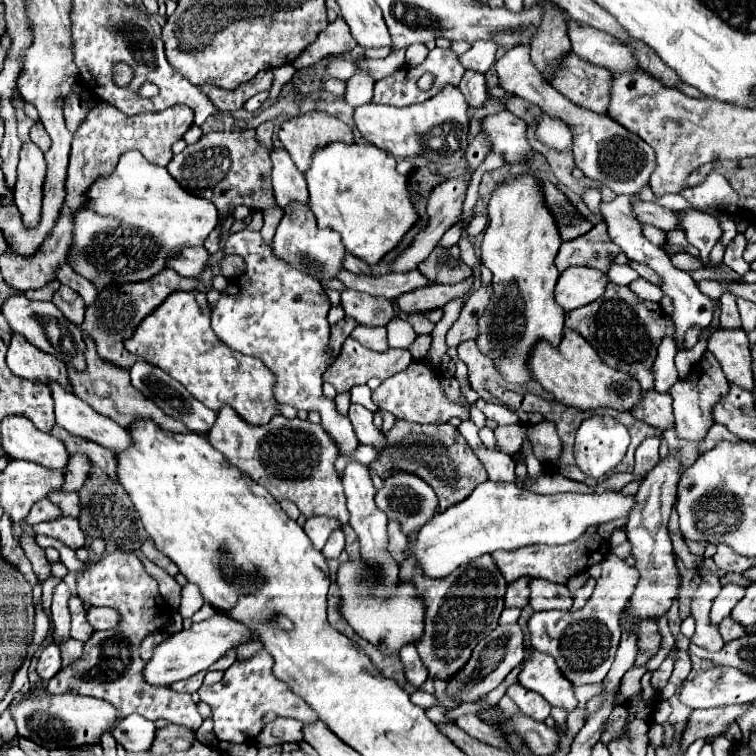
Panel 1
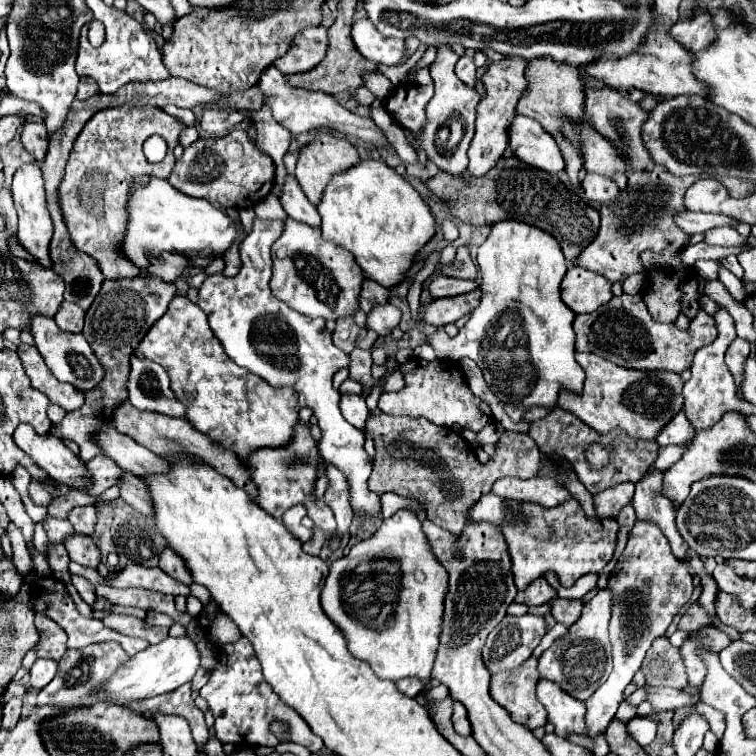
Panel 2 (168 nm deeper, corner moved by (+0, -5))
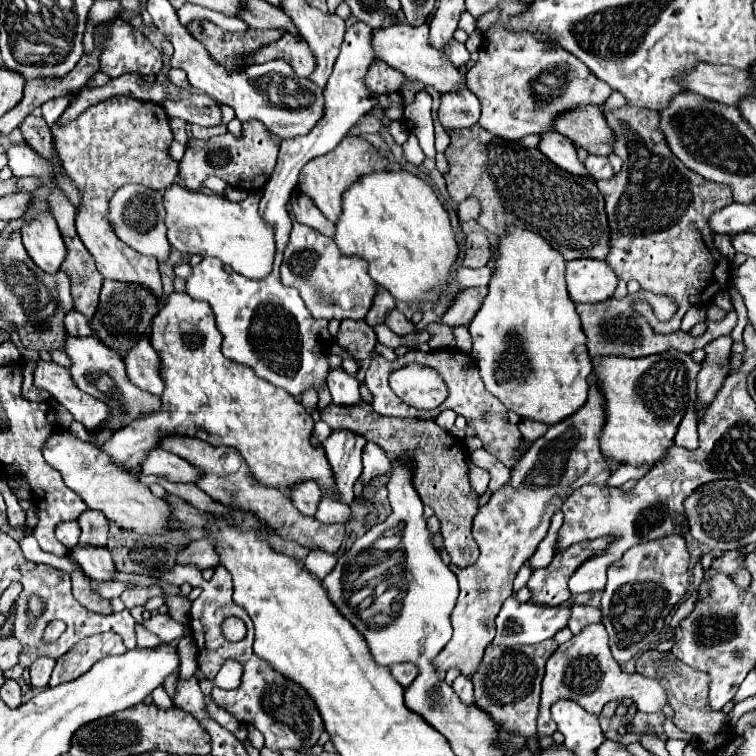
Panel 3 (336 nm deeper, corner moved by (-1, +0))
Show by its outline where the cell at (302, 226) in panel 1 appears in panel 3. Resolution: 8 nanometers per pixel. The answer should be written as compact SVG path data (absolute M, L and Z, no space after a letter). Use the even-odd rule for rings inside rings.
M294 222L290 232L290 242L284 250L284 260L280 266L280 278L284 286L292 286L300 292L308 310L314 318L326 320L362 320L372 304L376 292L376 282L368 276L364 260L360 256L344 256L332 238Z

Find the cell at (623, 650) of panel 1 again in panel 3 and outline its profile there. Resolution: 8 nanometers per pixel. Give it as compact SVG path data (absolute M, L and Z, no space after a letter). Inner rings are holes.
M678 534L648 540L632 546L608 568L608 582L602 592L602 624L610 636L610 650L620 668L630 662L640 648L654 646L664 628L664 618L684 598L690 586L690 554Z

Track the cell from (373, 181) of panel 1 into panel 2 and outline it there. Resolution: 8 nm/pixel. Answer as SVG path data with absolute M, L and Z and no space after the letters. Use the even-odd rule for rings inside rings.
M367 159L335 175L327 185L317 211L323 217L323 239L351 251L363 273L383 287L393 287L411 269L417 253L435 235L429 205L413 185L387 163Z

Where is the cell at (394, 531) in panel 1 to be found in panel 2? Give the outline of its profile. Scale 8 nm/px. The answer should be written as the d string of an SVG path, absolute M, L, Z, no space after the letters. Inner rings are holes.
M401 509L393 517L383 519L383 525L369 539L353 545L349 555L331 563L321 589L321 605L327 617L345 633L349 651L357 659L367 661L379 679L419 677L427 681L423 693L415 699L431 715L433 701L425 699L425 693L431 689L429 681L439 647L445 595L447 569L433 555L415 513ZM379 557L387 561L375 561ZM383 563L389 565L387 573ZM373 609L377 611L375 615L371 615Z

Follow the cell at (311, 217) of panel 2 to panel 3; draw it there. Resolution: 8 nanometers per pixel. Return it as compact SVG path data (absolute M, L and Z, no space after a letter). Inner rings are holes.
M294 192L292 194L292 212L294 212L294 218L300 222L300 224L306 224L318 232L322 232L324 236L334 236L334 224L330 220L326 220L326 216L314 206L314 202L302 194L302 192Z

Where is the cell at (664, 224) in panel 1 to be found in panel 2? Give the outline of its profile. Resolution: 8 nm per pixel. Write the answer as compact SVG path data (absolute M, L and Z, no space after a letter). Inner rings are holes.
M683 211L675 215L675 223L689 235L695 233L707 233L709 229L715 227L733 227L737 223L737 219L729 217L729 215L721 215L721 213L695 213L695 211Z

